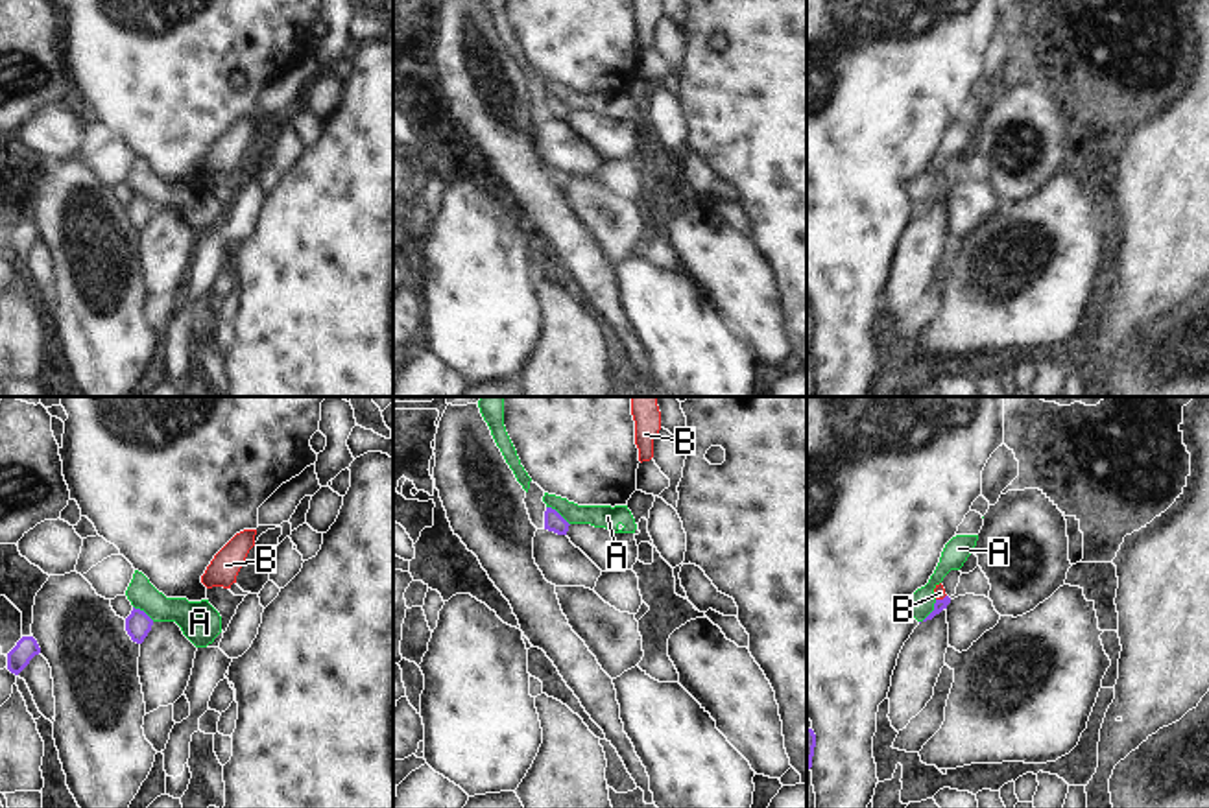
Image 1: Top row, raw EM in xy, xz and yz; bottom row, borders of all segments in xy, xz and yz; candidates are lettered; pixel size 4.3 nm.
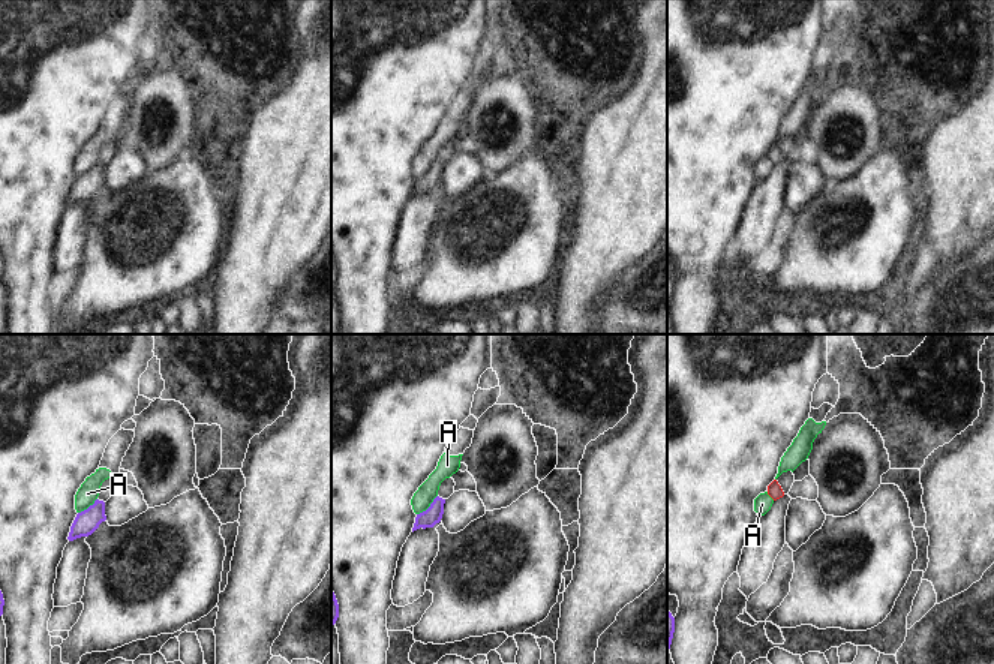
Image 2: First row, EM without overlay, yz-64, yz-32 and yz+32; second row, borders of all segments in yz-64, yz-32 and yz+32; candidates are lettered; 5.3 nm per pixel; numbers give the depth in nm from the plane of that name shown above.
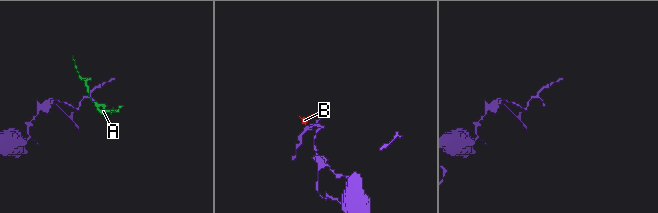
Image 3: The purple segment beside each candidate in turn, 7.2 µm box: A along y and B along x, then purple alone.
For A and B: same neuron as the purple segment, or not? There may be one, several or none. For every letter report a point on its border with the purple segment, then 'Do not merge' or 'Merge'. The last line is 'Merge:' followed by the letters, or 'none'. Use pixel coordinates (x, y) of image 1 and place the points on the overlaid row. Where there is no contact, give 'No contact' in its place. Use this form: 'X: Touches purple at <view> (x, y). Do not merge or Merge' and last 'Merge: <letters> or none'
A: Touches purple at xz (558, 513). Do not merge
B: Touches purple at yz (940, 600). Merge
Merge: B

